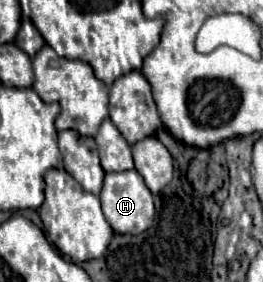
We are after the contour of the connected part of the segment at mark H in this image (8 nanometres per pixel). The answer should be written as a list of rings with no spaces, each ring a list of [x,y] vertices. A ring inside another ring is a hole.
[[[135,169],[125,173],[107,173],[99,197],[101,197],[101,209],[105,213],[105,219],[109,221],[115,233],[139,235],[153,225],[153,217],[155,217],[153,195],[149,193],[143,177]]]

